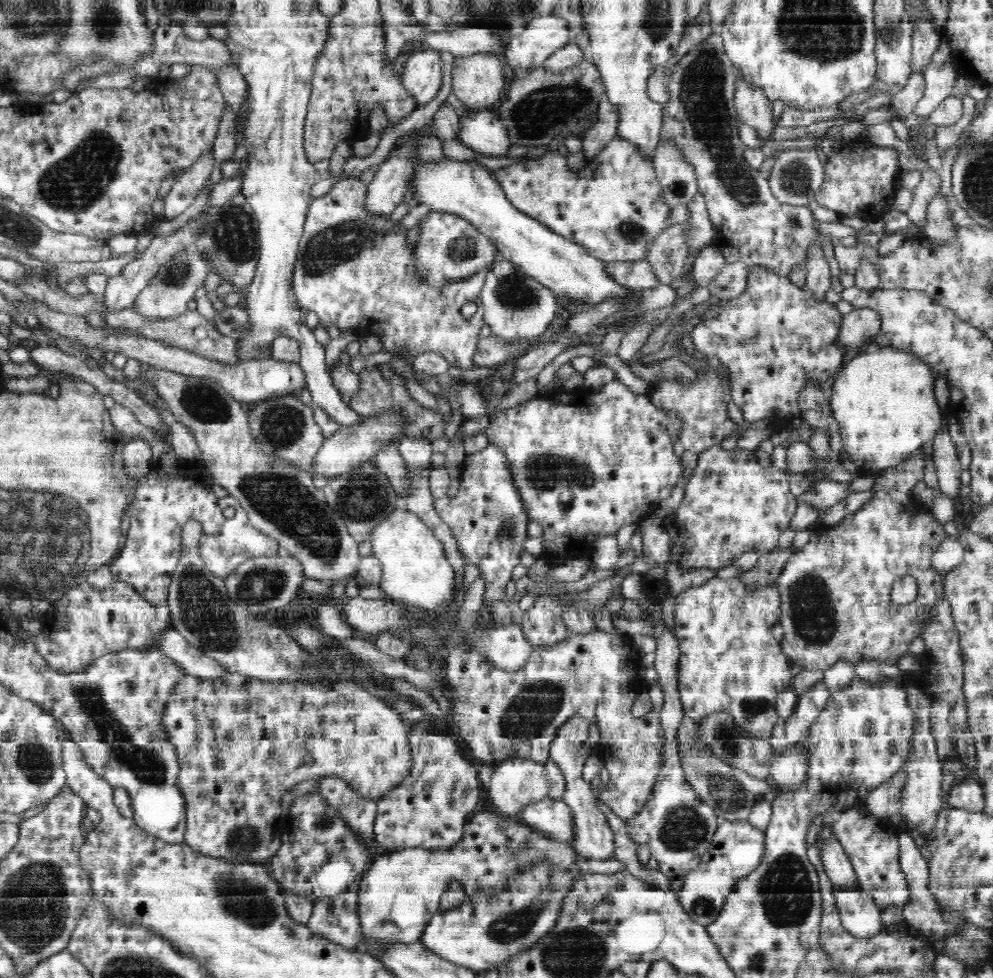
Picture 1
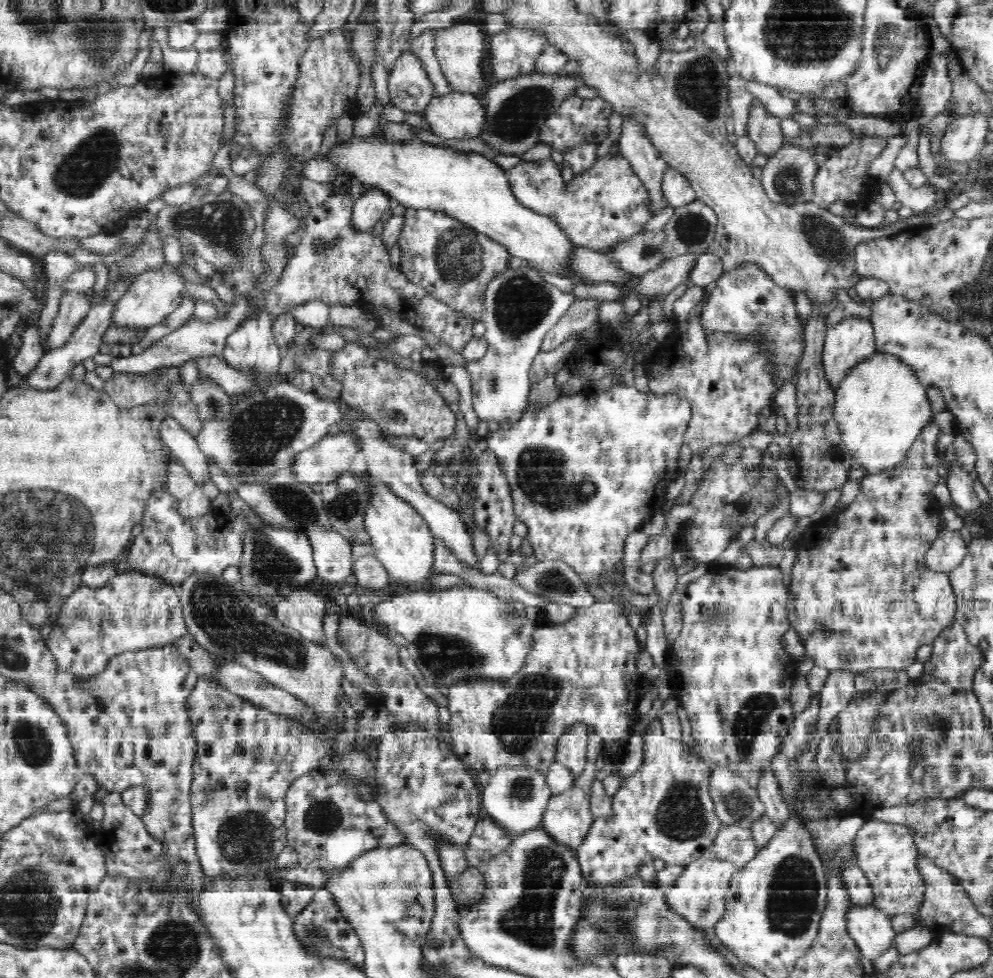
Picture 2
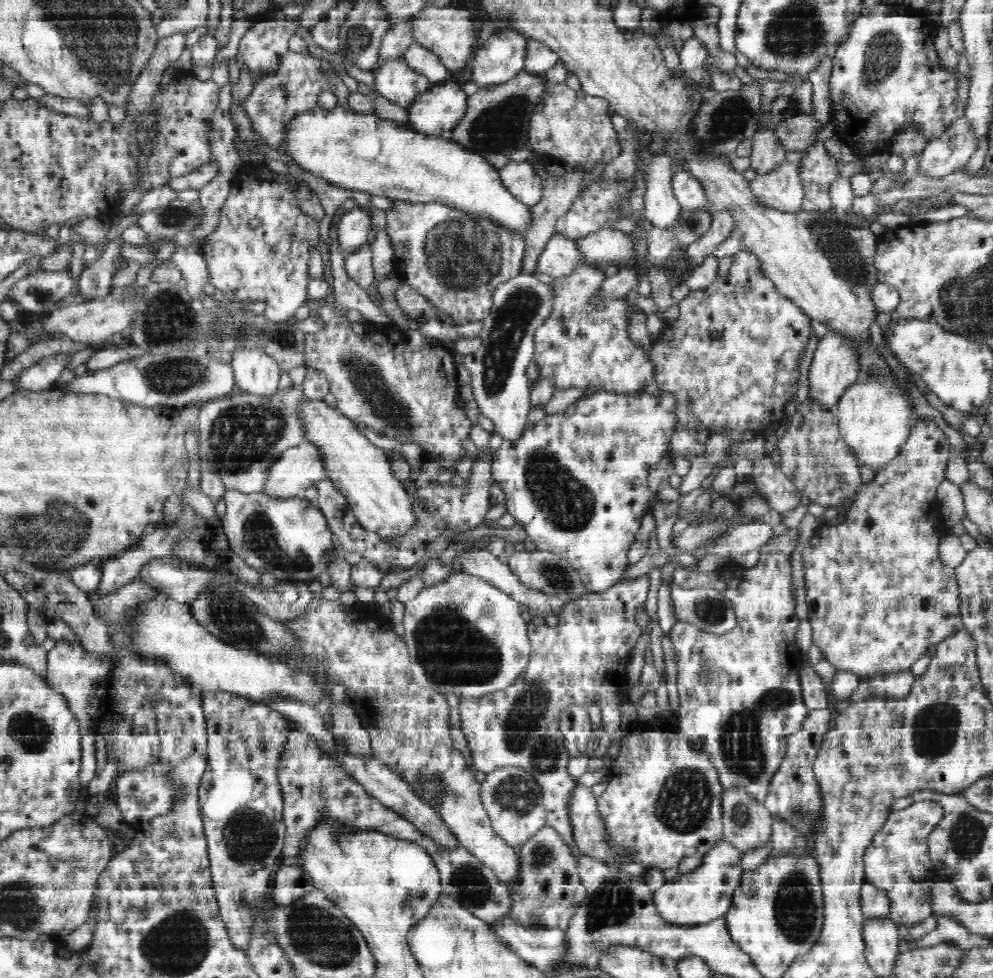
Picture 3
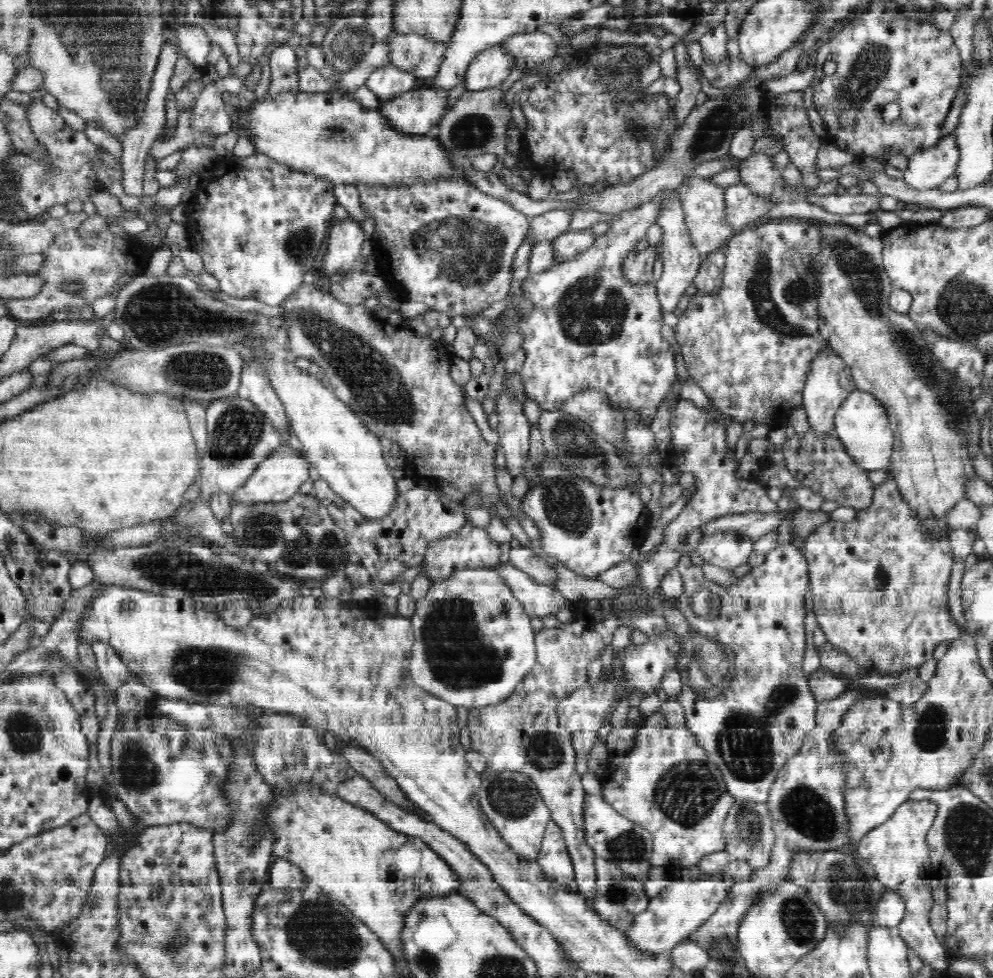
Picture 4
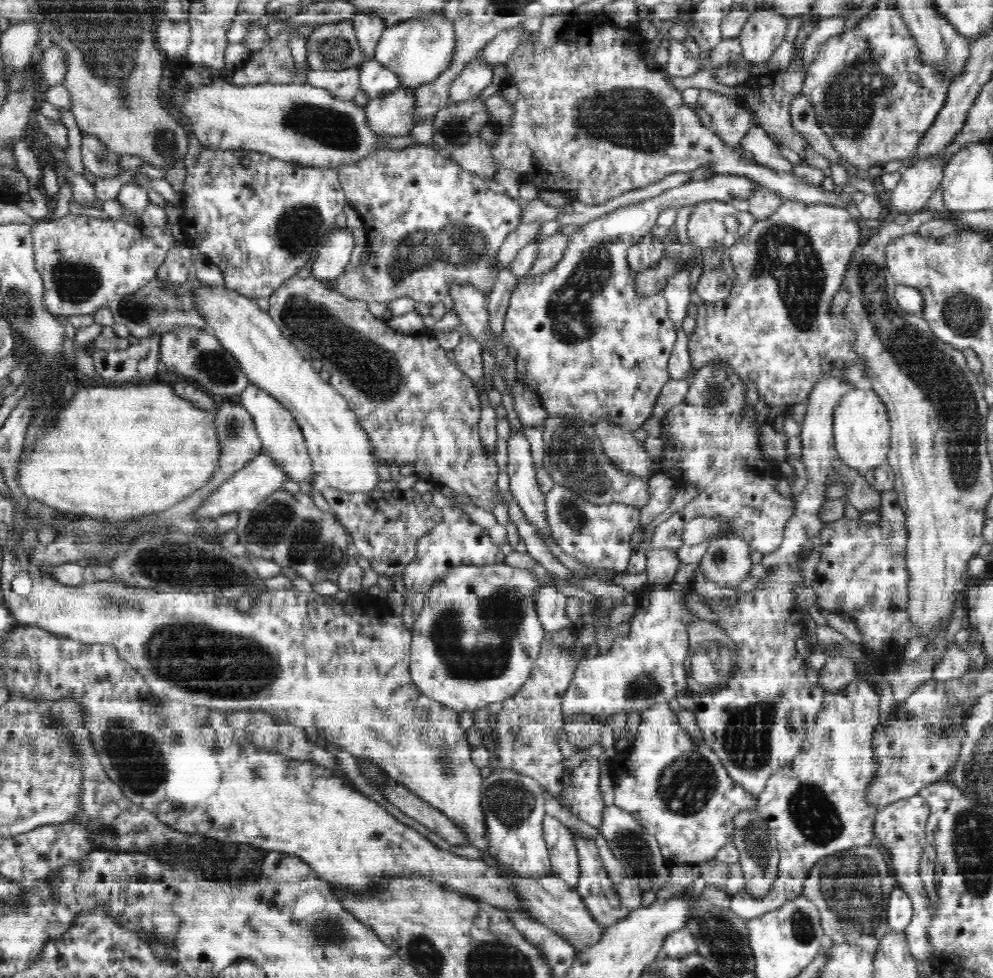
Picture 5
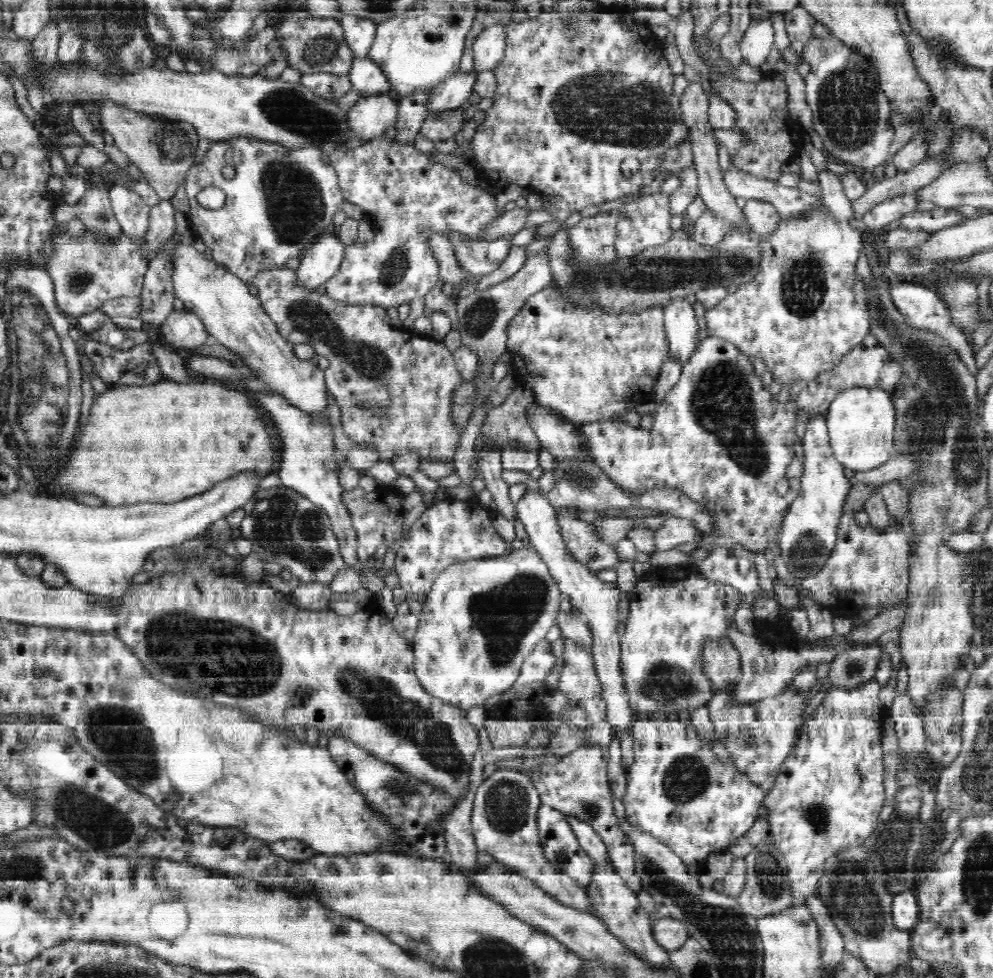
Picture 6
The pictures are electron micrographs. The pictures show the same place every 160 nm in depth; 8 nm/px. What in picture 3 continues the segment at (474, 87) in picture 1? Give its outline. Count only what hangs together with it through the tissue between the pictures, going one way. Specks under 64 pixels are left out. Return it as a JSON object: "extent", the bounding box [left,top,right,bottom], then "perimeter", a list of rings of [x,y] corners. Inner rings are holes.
{"extent":[414,6,477,80],"perimeter":[[[432,6],[432,8],[426,8],[422,14],[414,13],[415,42],[430,49],[436,56],[440,57],[442,63],[449,70],[451,80],[459,79],[462,70],[466,68],[477,36],[476,23],[470,17],[468,10],[464,10],[462,7],[444,6],[444,8],[437,8]]]}

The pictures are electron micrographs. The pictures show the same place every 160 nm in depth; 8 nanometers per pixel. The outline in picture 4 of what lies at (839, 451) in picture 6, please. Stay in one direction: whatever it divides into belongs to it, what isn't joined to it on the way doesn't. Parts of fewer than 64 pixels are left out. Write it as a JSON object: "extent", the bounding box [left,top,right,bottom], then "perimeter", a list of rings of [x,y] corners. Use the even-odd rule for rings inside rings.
{"extent":[834,388,894,471],"perimeter":[[[856,388],[846,397],[835,414],[834,435],[841,440],[856,466],[865,471],[888,469],[894,444],[892,427],[882,403],[869,392]]]}

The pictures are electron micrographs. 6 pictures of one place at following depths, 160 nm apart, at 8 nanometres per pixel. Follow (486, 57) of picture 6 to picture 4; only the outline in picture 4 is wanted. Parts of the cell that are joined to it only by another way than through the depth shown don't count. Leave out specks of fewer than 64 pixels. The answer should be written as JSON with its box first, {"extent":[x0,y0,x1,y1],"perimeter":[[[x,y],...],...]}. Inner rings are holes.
{"extent":[500,28,557,68],"perimeter":[[[538,28],[532,32],[511,35],[500,46],[510,56],[524,60],[529,68],[536,68],[538,64],[557,56],[557,45],[552,37]]]}

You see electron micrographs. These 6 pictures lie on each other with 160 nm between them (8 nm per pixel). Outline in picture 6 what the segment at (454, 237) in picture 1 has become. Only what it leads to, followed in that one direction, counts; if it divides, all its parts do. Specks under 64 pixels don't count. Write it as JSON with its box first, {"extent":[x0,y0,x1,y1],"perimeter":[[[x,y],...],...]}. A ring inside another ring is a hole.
{"extent":[321,135,502,309],"perimeter":[[[384,135],[365,141],[359,148],[332,150],[328,156],[338,175],[343,197],[360,206],[368,216],[371,214],[369,222],[376,230],[376,236],[372,242],[362,243],[362,246],[358,243],[358,248],[345,245],[344,260],[321,290],[333,302],[340,302],[343,306],[372,305],[388,309],[404,302],[410,303],[414,298],[425,297],[436,286],[439,261],[430,248],[431,233],[446,235],[449,240],[451,235],[462,234],[480,243],[484,241],[482,234],[486,232],[486,226],[499,218],[502,212],[496,207],[495,194],[485,190],[484,185],[475,187],[466,182],[447,160],[435,162],[434,154],[424,154],[414,145],[403,146]]]}

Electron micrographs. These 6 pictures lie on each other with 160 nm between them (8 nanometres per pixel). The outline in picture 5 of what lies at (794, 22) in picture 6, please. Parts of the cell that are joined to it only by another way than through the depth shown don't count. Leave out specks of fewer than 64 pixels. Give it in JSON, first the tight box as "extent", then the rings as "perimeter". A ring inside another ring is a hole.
{"extent":[668,52,809,158],"perimeter":[[[795,52],[794,60],[790,62],[786,70],[778,71],[772,75],[762,76],[759,81],[748,82],[736,87],[728,87],[719,84],[709,70],[698,70],[692,76],[672,76],[668,75],[668,81],[678,90],[682,92],[687,88],[697,88],[699,90],[710,90],[712,92],[721,93],[730,99],[737,101],[744,106],[753,116],[754,124],[764,130],[775,144],[779,147],[788,148],[796,152],[798,156],[804,158],[809,142],[793,128],[790,110],[791,102],[794,101],[803,90],[805,80],[805,70],[801,63],[802,52]]]}

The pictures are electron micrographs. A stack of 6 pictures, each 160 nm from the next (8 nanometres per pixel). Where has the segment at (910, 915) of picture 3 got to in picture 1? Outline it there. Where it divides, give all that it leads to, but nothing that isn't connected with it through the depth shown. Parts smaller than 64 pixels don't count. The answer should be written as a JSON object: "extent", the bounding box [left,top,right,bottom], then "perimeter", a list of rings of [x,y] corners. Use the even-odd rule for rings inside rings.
{"extent":[831,806,911,908],"perimeter":[[[866,806],[852,807],[840,814],[833,822],[831,831],[835,834],[844,852],[849,856],[853,864],[856,878],[858,879],[858,889],[867,896],[872,895],[874,902],[881,908],[887,906],[904,906],[911,900],[911,891],[904,878],[904,873],[899,865],[899,828],[889,821],[872,814]]]}

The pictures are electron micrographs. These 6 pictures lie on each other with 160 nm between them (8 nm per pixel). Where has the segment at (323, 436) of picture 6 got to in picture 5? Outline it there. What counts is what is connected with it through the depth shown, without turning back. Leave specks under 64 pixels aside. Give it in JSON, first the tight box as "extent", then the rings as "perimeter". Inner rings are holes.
{"extent":[236,383,316,484],"perimeter":[[[254,383],[248,384],[236,399],[244,406],[248,414],[252,415],[252,420],[256,423],[257,434],[260,435],[262,442],[262,452],[268,453],[290,480],[296,480],[300,484],[310,484],[310,480],[314,480],[316,476],[312,472],[314,465],[303,437],[303,431],[295,421],[293,414],[284,408],[279,400]]]}

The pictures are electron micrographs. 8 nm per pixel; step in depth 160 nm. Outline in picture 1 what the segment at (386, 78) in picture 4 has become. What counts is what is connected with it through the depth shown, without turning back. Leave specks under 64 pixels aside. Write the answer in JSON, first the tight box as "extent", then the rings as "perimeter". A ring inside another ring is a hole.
{"extent":[400,49,444,106],"perimeter":[[[434,49],[414,52],[409,56],[400,74],[403,88],[419,106],[432,102],[442,86],[444,64],[440,53]]]}

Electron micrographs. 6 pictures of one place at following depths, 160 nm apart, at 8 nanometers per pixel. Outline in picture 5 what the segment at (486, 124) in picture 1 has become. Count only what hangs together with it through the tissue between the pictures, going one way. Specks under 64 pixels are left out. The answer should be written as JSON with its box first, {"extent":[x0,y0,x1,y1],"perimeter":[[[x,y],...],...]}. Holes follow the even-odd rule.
{"extent":[364,88,418,137],"perimeter":[[[398,88],[388,95],[369,100],[364,108],[369,131],[379,137],[410,136],[418,124],[414,89]]]}

